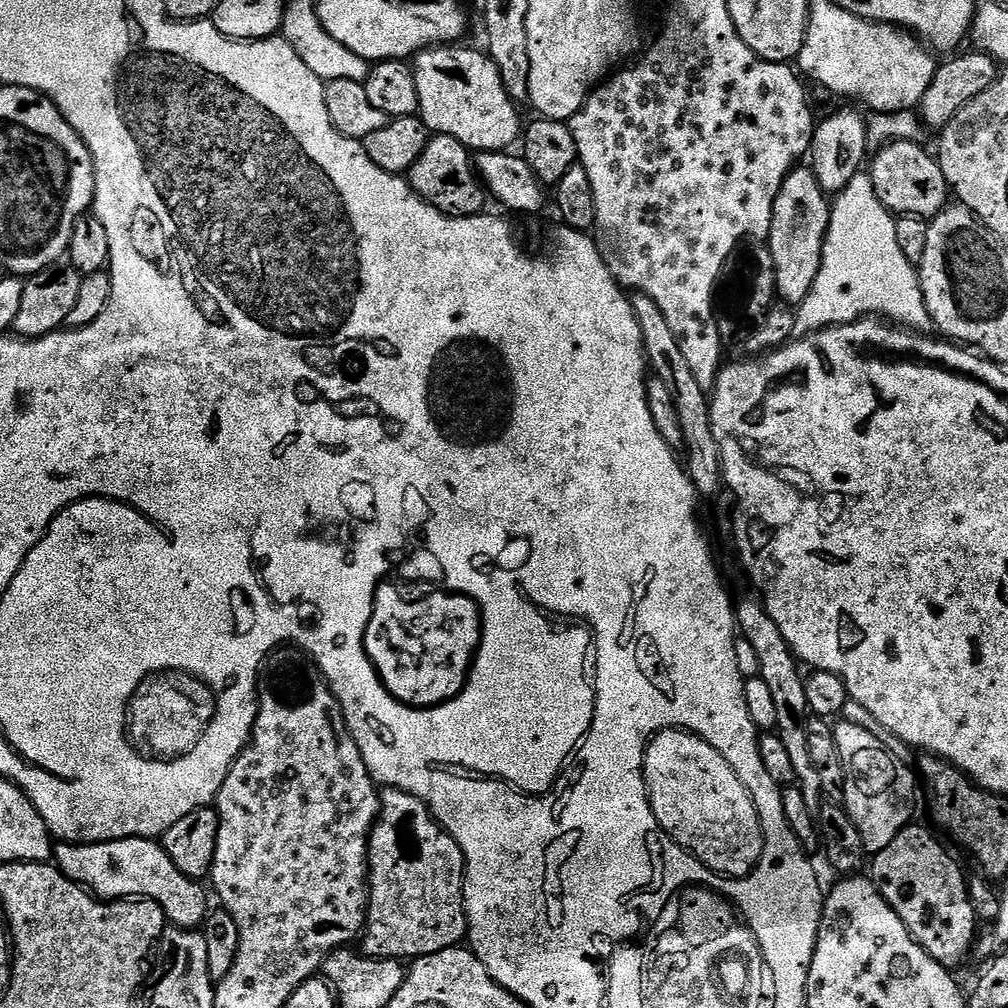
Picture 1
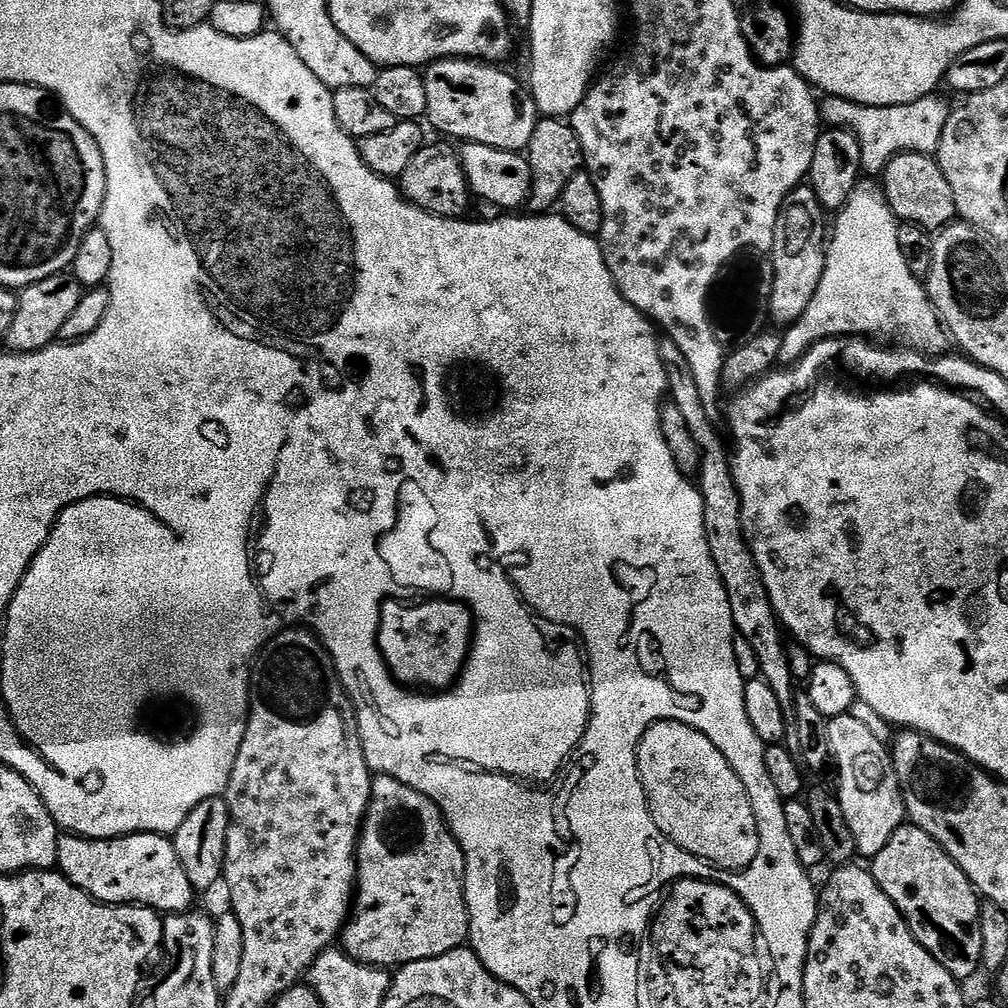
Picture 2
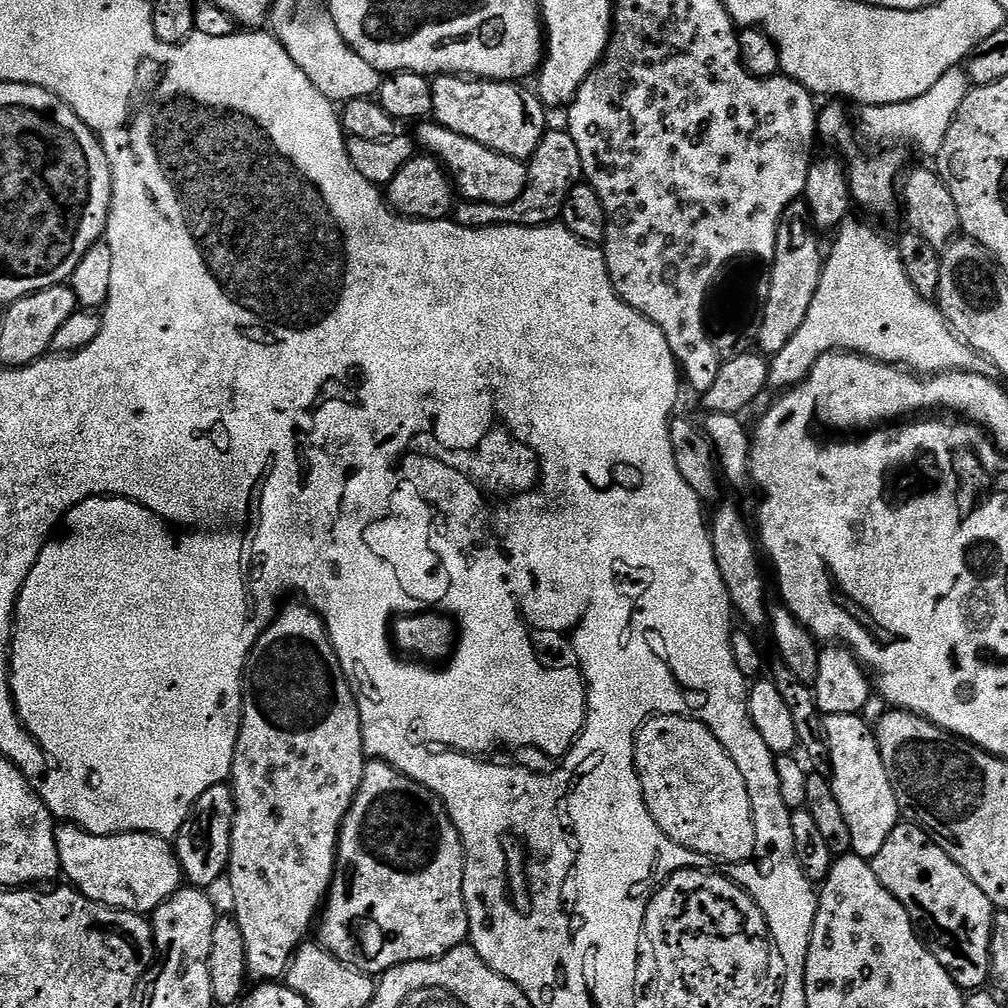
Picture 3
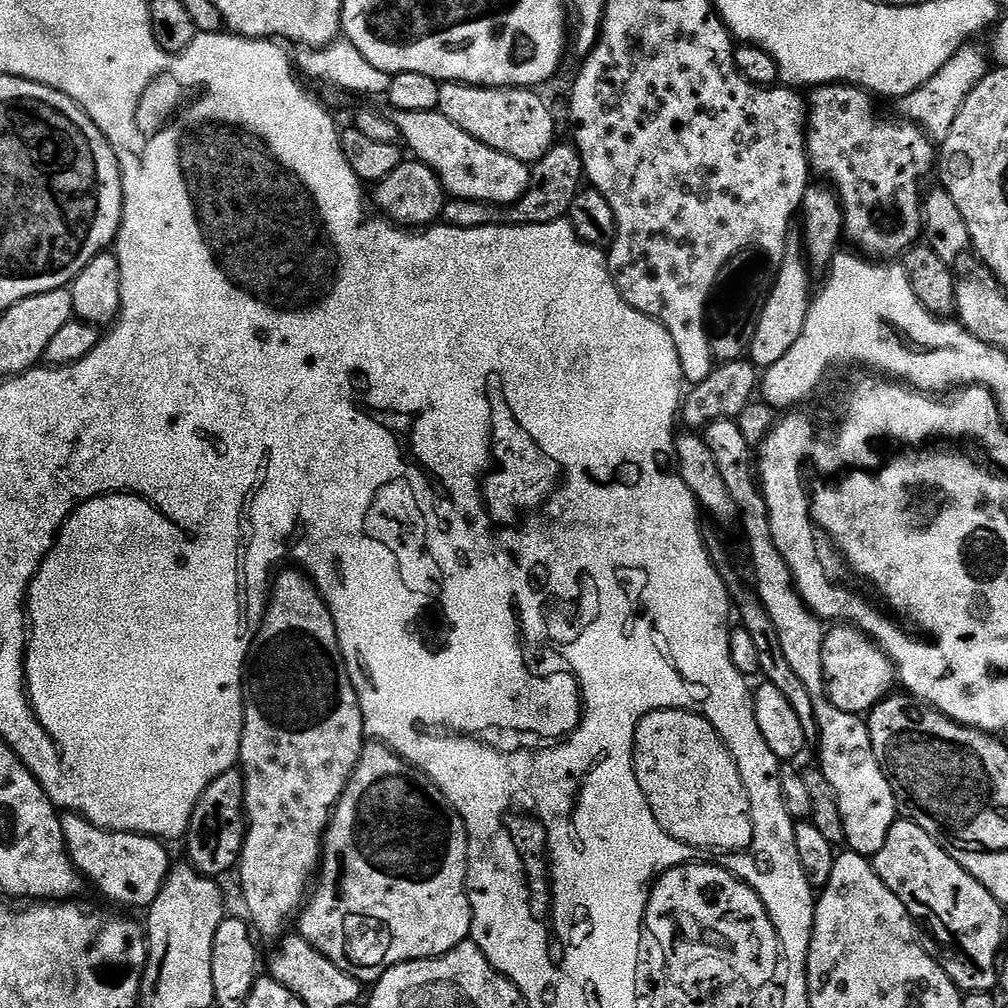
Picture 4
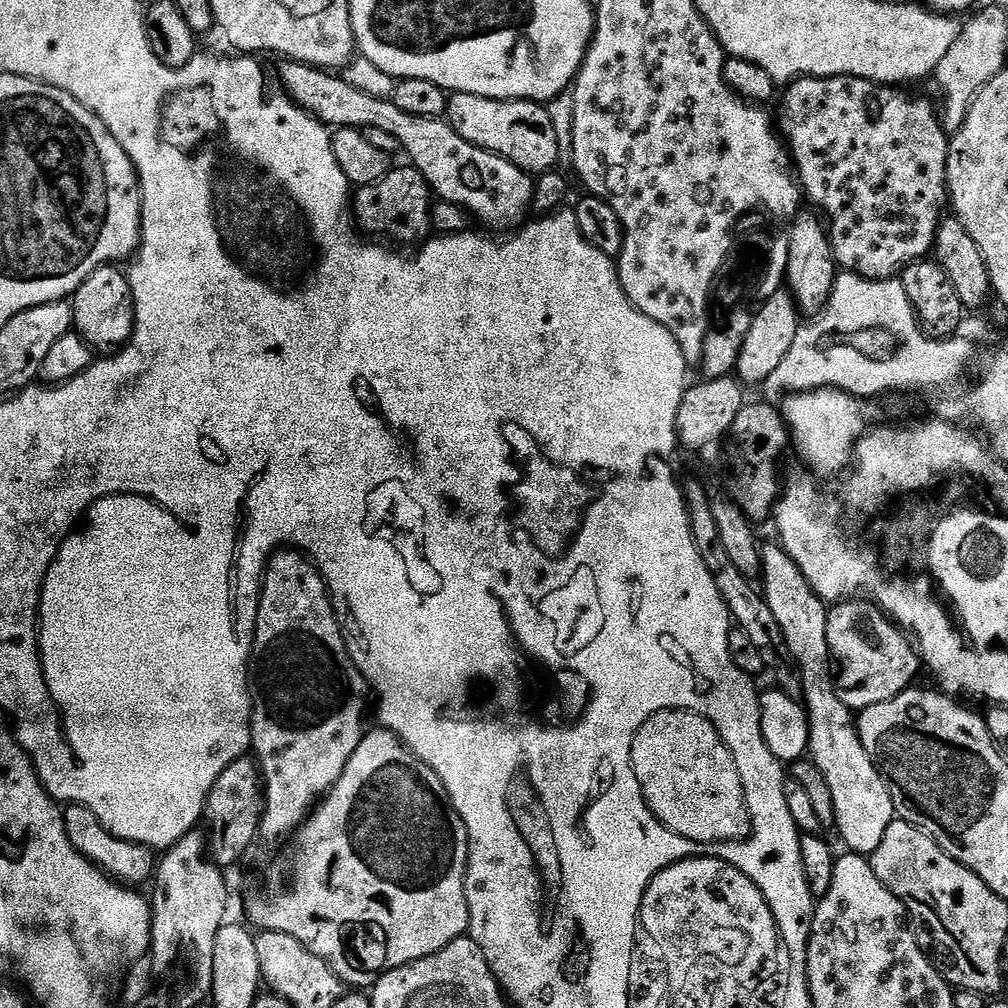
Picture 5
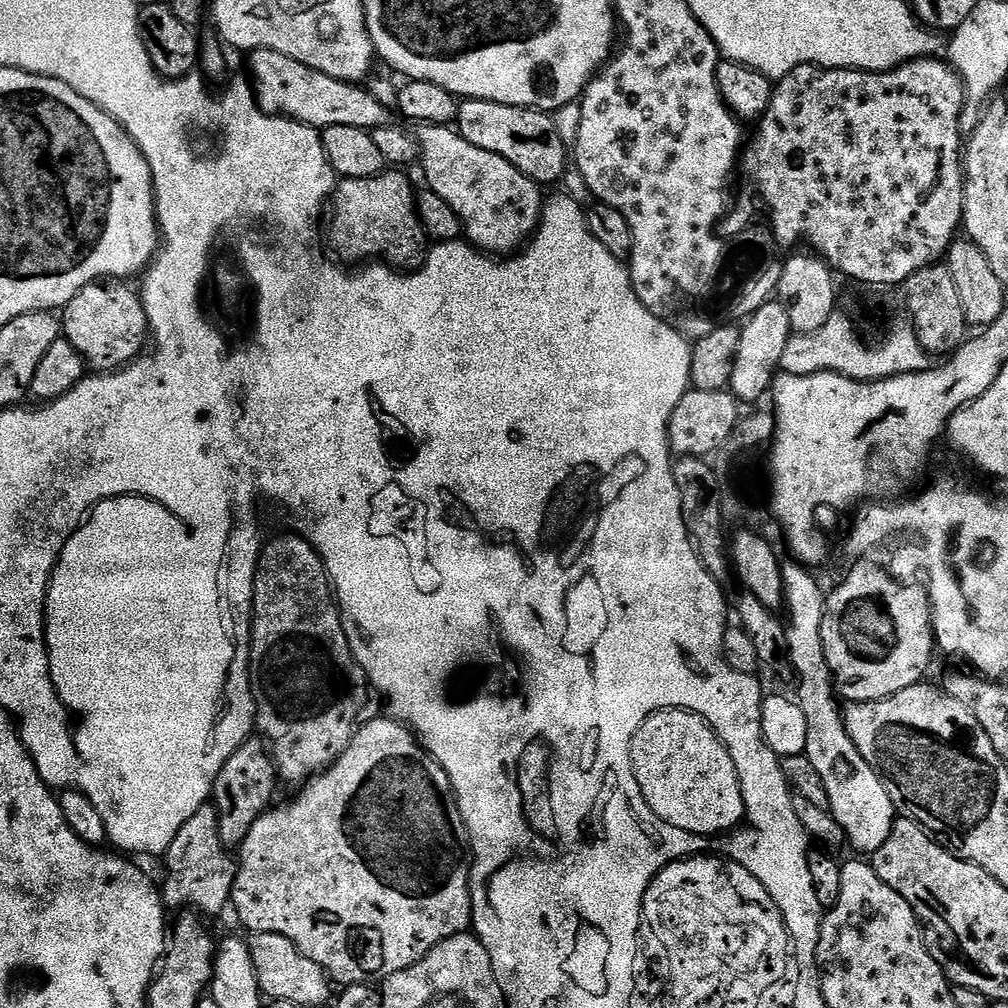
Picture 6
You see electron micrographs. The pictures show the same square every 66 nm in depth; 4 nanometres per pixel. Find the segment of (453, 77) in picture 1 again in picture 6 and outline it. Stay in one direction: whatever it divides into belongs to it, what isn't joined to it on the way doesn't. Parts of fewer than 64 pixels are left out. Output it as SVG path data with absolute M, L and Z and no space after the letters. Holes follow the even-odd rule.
M460 100L460 113L454 121L460 136L466 138L474 146L482 150L490 150L490 154L498 154L510 162L510 166L517 168L522 174L535 180L541 186L556 184L564 176L564 171L570 168L570 152L564 146L558 130L555 129L553 117L547 112L539 112L536 108L519 108L509 104L495 104L489 100Z

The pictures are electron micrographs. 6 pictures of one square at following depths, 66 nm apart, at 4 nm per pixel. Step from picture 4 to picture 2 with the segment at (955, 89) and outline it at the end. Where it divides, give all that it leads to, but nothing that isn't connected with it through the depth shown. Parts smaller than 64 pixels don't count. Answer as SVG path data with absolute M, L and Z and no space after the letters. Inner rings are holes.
M933 94L918 98L918 102L906 102L902 106L866 106L843 100L837 96L824 96L819 101L820 119L829 129L842 128L858 138L860 167L869 177L876 178L883 173L889 160L899 152L923 152L935 154L940 149L942 130L946 122L950 104Z

